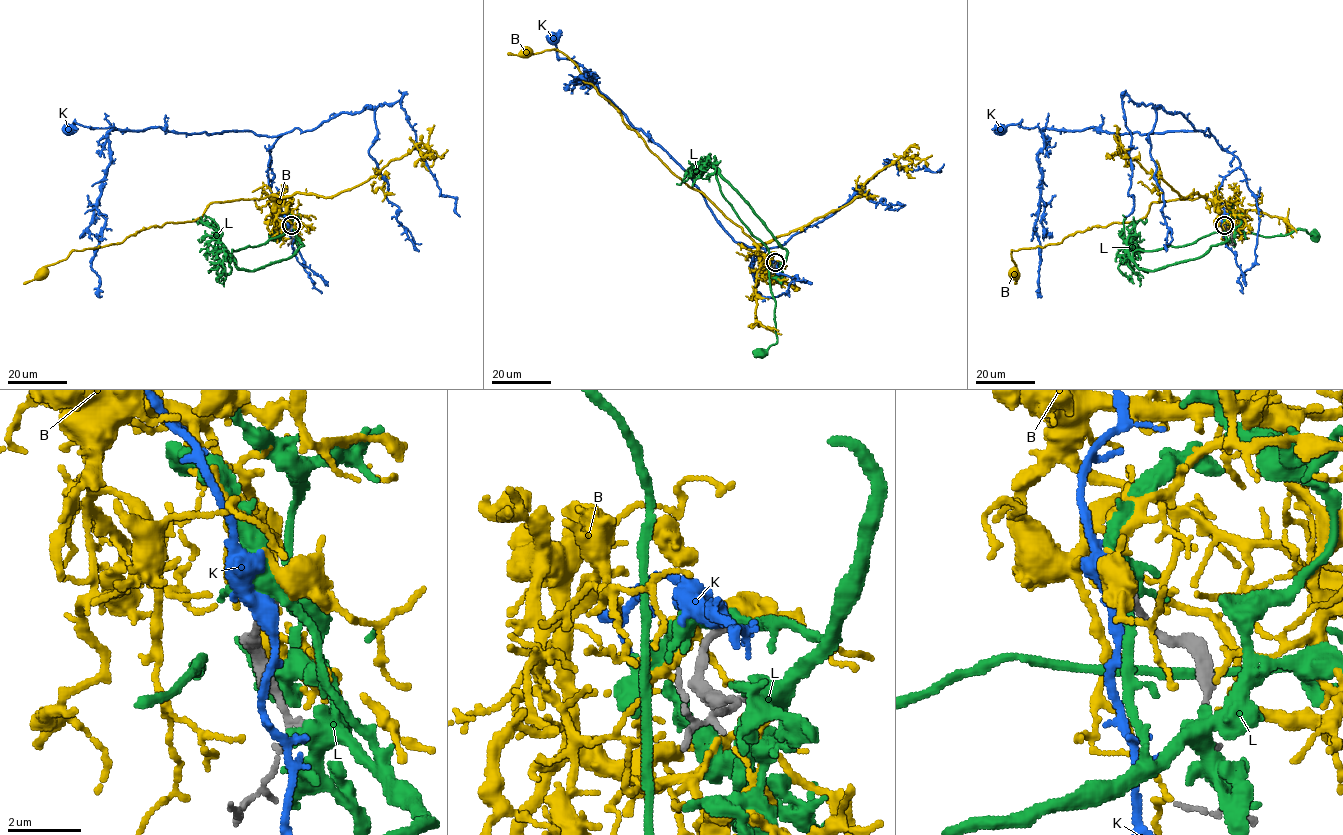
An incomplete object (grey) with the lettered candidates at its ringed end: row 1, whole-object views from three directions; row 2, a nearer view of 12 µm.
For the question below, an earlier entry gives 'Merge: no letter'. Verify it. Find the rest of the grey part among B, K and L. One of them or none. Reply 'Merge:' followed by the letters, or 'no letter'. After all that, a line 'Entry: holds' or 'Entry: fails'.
Merge: B
Entry: fails

